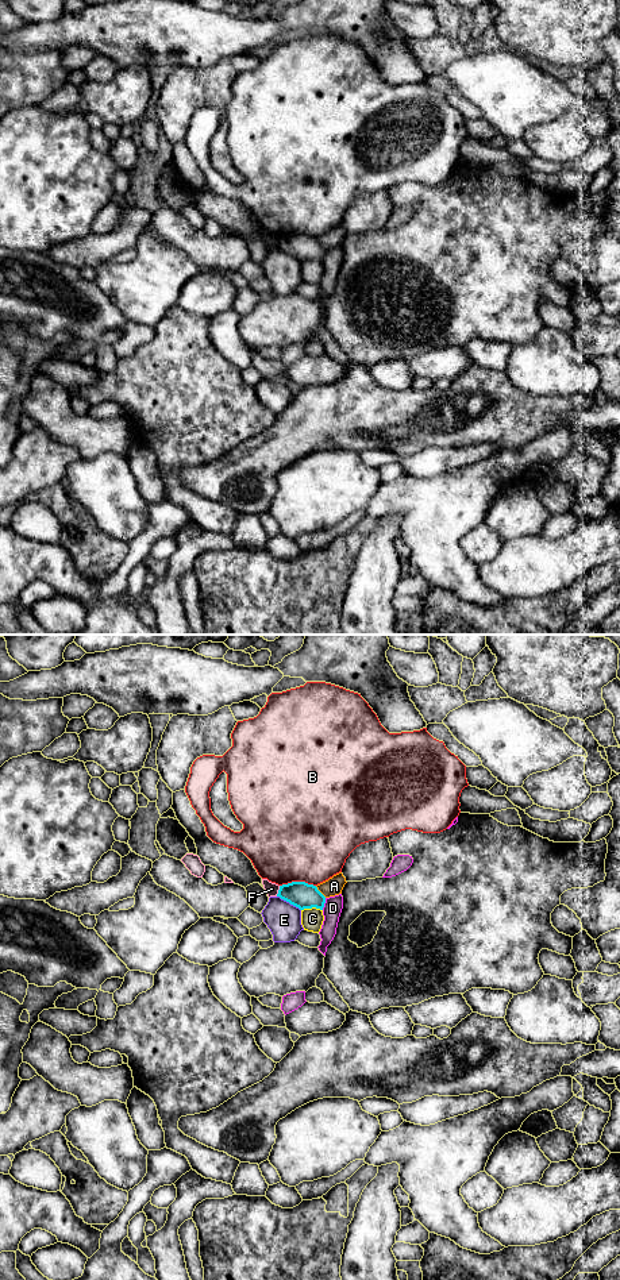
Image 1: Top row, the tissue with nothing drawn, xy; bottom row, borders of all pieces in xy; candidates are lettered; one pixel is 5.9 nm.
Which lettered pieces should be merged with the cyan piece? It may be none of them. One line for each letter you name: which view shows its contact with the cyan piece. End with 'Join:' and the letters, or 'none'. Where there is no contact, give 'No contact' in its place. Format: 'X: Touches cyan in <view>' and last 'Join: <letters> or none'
Join: none

